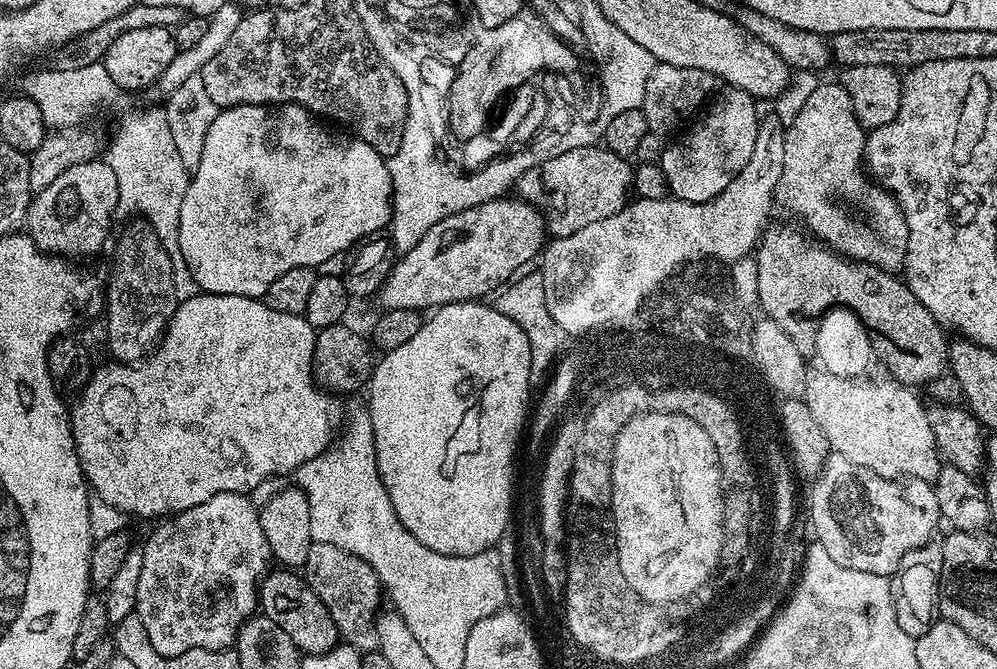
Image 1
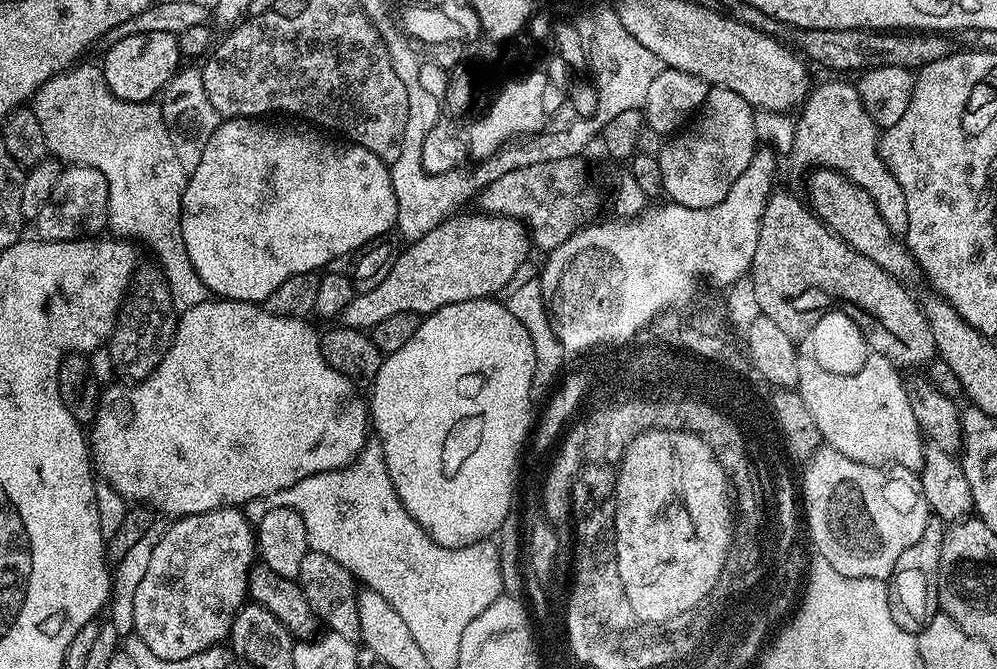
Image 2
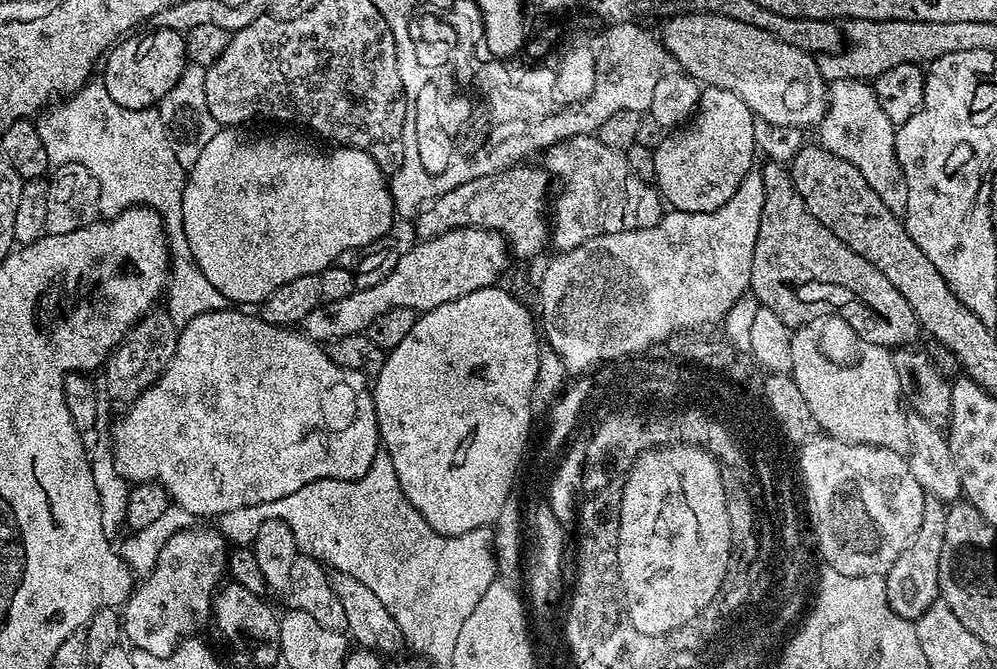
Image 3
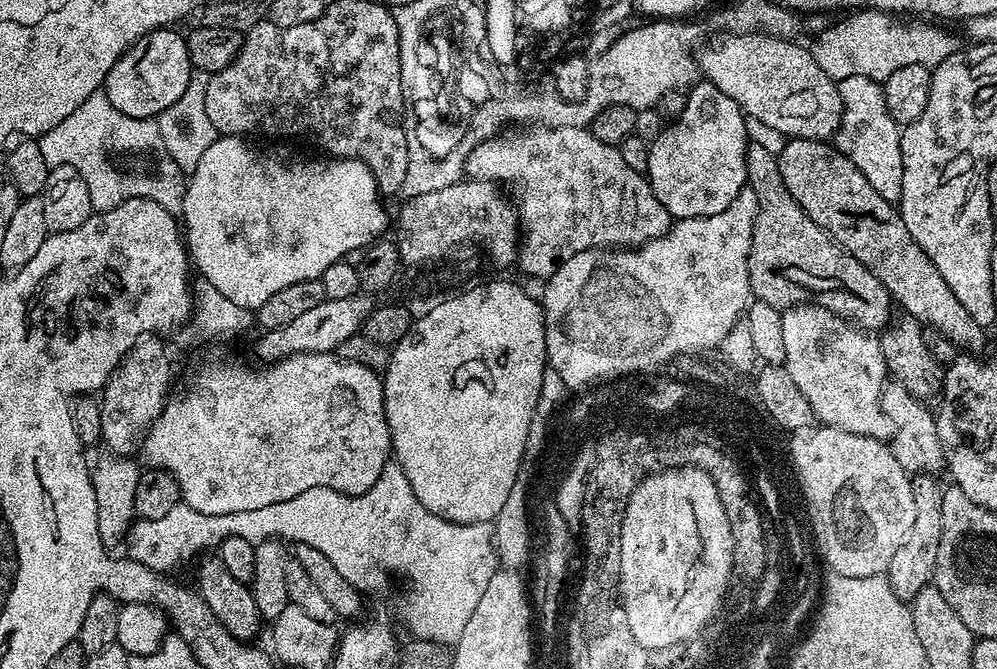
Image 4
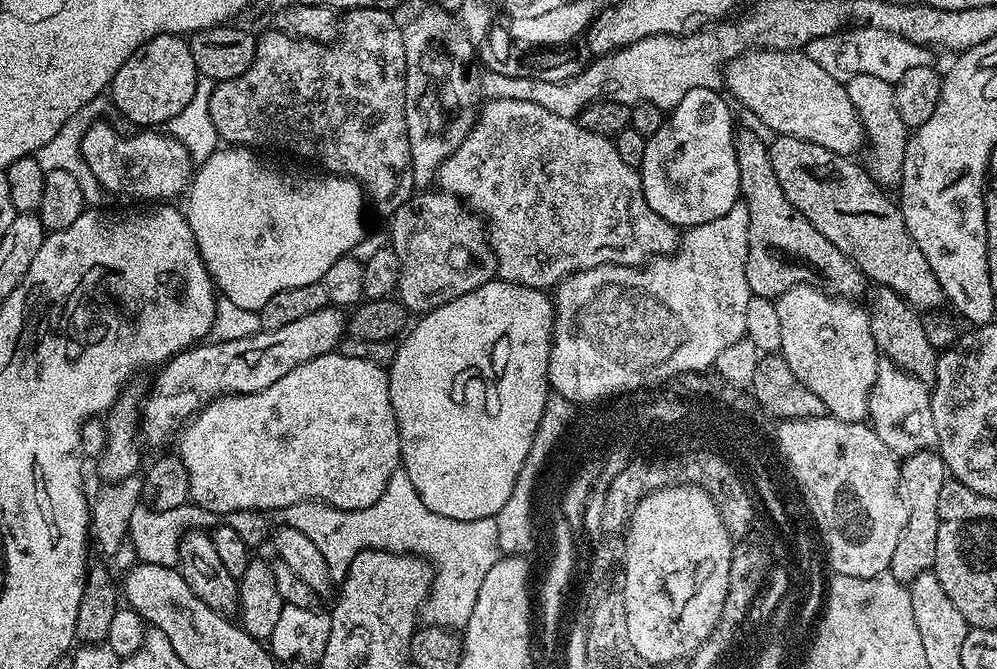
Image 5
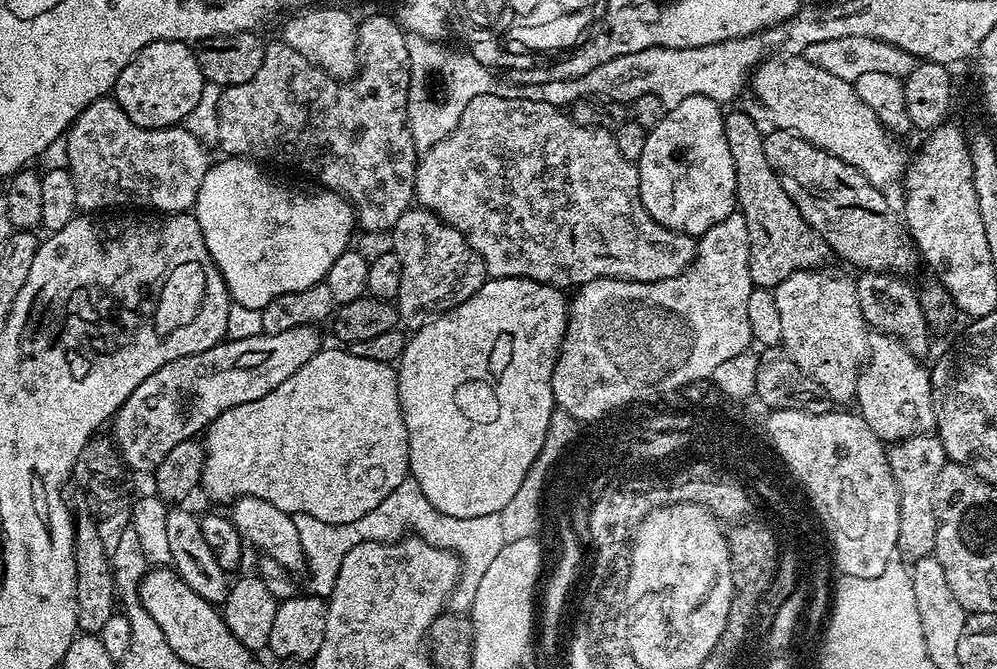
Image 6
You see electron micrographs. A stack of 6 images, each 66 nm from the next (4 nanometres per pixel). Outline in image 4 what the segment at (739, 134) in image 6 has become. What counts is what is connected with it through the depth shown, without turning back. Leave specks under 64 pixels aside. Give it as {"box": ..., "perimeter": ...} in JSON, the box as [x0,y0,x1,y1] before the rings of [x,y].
{"box":[746,143,893,334],"perimeter":[[[749,143],[746,150],[746,184],[754,190],[758,200],[758,214],[754,218],[754,234],[748,255],[748,286],[751,295],[778,309],[793,304],[821,304],[835,316],[869,333],[876,334],[893,323],[892,295],[854,258],[837,244],[794,202],[782,174],[778,170],[778,156],[764,144]]]}

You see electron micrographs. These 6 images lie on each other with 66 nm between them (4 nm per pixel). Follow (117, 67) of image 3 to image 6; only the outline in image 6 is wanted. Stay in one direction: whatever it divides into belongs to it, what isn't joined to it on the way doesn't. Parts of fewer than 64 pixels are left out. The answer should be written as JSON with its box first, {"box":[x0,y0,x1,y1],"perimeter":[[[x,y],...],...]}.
{"box":[114,40,205,128],"perimeter":[[[163,40],[162,42],[150,42],[137,54],[131,62],[118,74],[114,89],[114,99],[122,106],[124,113],[143,128],[174,128],[177,127],[194,110],[198,103],[198,97],[205,86],[204,75],[196,61],[196,53],[183,40]]]}

